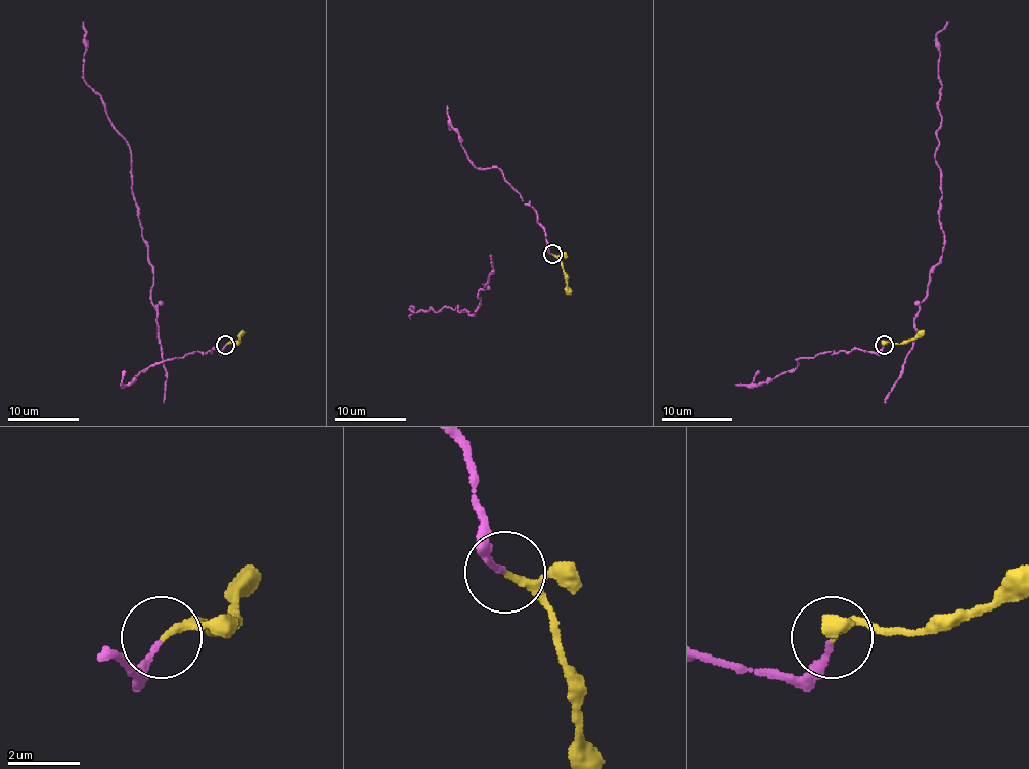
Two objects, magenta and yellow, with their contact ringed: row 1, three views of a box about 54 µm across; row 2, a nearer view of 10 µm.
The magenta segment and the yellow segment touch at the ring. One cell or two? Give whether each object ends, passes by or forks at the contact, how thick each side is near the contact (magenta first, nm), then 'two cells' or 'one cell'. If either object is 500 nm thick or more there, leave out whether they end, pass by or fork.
magenta ends; yellow passes by; calibres 160 and 140 nm; one cell

